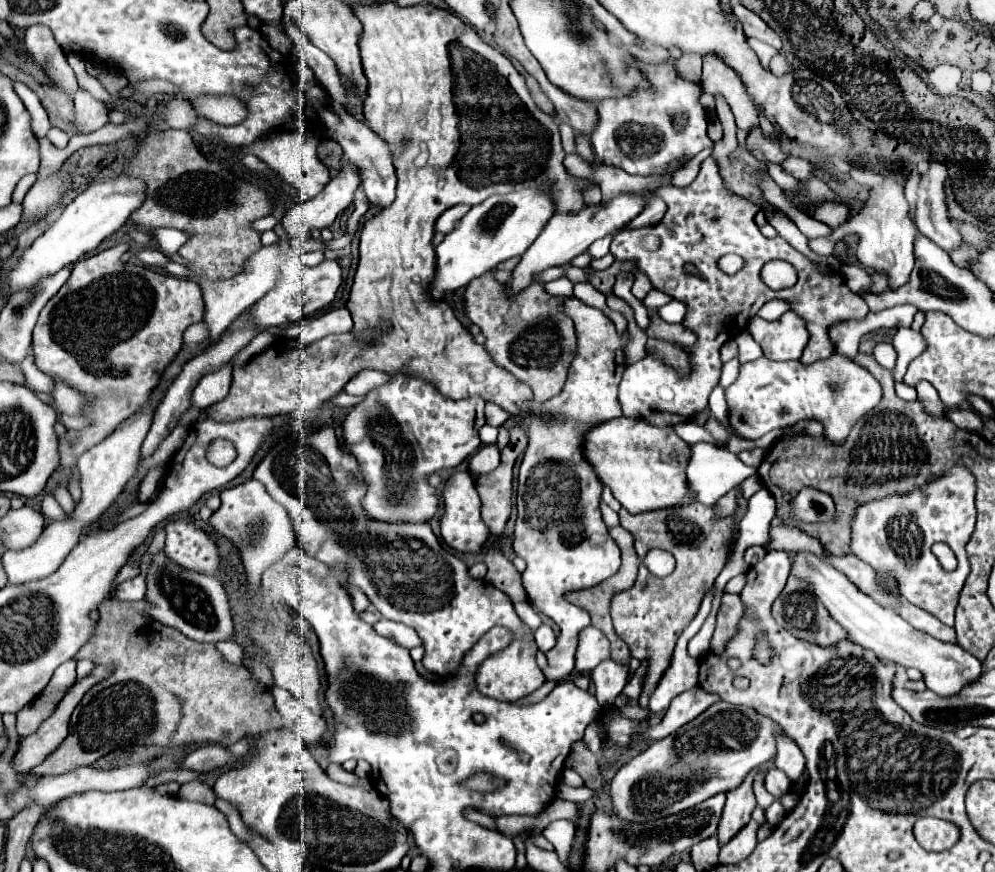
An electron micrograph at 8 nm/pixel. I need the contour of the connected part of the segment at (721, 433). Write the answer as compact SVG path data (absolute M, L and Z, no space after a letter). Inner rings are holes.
M709 416L709 420L703 424L703 428L717 440L717 446L719 446L719 448L723 448L723 446L729 442L729 438L731 438L729 432L725 430L725 426L723 426L719 420L715 420L713 416Z

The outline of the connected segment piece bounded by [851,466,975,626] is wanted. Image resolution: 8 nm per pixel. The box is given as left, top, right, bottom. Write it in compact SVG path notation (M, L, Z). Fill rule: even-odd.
M955 466L951 470L947 470L947 474L935 478L933 482L915 488L913 492L905 494L905 496L887 496L883 500L875 500L869 504L859 506L855 522L853 522L853 554L863 560L865 564L869 564L877 574L887 574L891 576L897 586L899 592L903 594L903 598L907 598L911 604L915 606L923 606L923 610L931 610L931 614L935 614L943 624L953 626L955 624L955 608L959 604L959 592L965 584L965 578L969 574L969 560L967 560L967 552L965 552L965 544L969 542L973 530L975 530L975 480L969 474L967 468L963 466ZM935 542L945 542L959 566L953 572L945 572L937 560L937 556L931 552L931 546Z

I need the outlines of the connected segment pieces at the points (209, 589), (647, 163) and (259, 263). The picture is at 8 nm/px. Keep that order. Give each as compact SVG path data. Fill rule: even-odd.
M155 554L153 562L147 570L147 596L149 614L159 620L161 624L179 630L187 638L195 642L221 642L233 640L233 620L227 602L227 594L219 580L205 574L195 574L167 562L165 554Z
M639 60L639 68L647 74L653 88L649 92L647 90L635 90L635 94L631 94L631 98L599 102L599 106L597 106L599 126L595 128L595 134L591 136L591 144L593 144L593 150L599 158L599 162L605 166L621 168L627 174L641 174L641 176L665 174L665 172L669 172L671 162L689 160L695 154L699 154L701 150L713 148L713 142L707 136L707 116L699 104L699 94L703 92L703 88L679 78L671 64L653 66L653 64L643 64ZM681 112L685 112L689 116L689 126L687 126L687 130L683 130L683 134L675 134L675 130L671 126L671 116L681 114Z
M273 244L273 246L263 246L259 252L255 252L245 268L233 276L231 280L219 280L219 282L211 282L211 280L199 280L199 278L193 278L189 274L189 270L183 266L183 264L177 264L177 262L167 262L163 264L161 268L173 276L187 276L191 280L195 280L201 288L203 288L203 300L205 300L205 324L209 326L209 332L211 332L211 338L199 346L183 346L181 352L193 352L197 348L205 348L209 342L213 342L245 308L253 306L259 298L263 298L269 290L275 288L277 284L277 278L279 278L279 268L281 268L281 262L285 260L285 250L281 248L281 244Z

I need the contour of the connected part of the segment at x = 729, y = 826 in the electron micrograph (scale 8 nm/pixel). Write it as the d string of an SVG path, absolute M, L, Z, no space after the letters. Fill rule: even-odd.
M753 770L743 786L737 786L735 790L727 792L727 804L725 804L725 810L723 810L723 816L721 816L721 822L719 822L719 828L717 828L717 840L719 840L719 846L727 844L749 820L751 820L751 812L755 808L755 794L753 794L753 776L757 774L759 770Z

